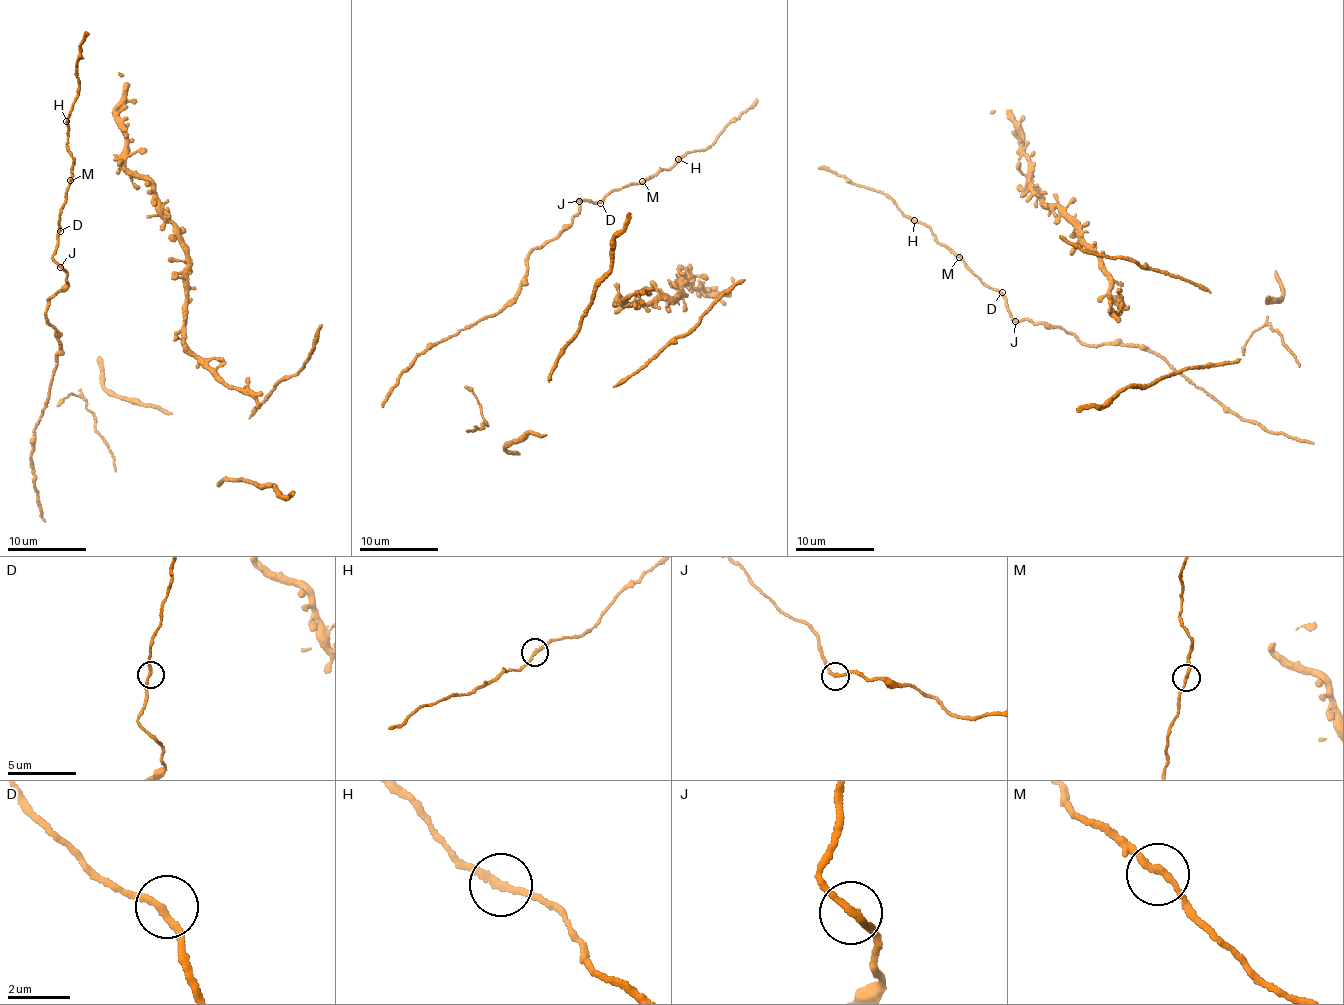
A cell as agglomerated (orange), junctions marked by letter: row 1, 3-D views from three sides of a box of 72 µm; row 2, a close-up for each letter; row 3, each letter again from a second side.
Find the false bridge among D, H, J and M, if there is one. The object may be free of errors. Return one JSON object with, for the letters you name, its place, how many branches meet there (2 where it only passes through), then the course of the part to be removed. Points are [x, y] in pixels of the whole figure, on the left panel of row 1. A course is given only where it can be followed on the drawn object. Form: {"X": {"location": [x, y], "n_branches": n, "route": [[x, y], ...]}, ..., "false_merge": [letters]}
{"false_merge": []}

